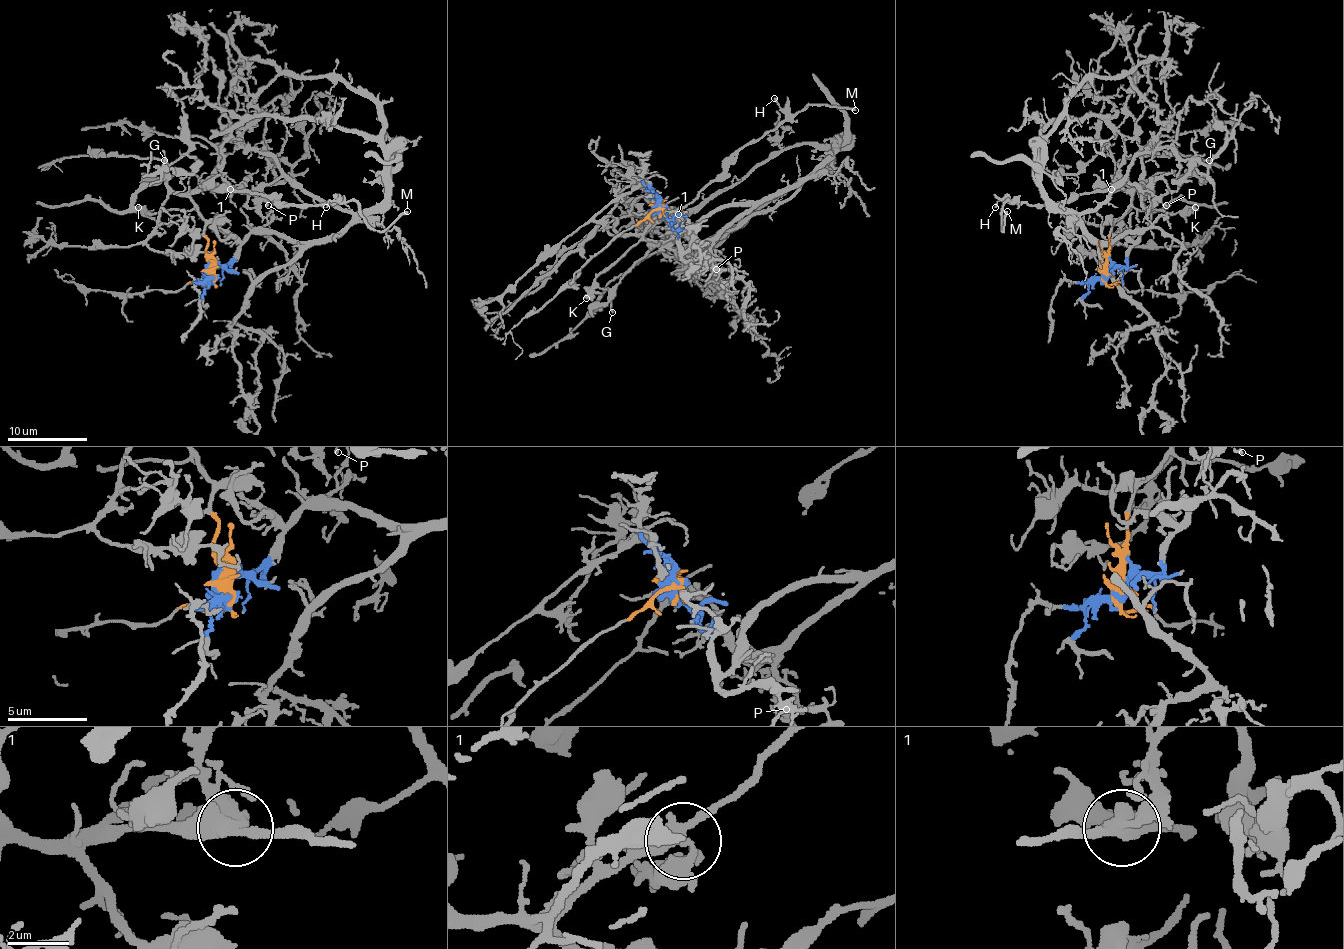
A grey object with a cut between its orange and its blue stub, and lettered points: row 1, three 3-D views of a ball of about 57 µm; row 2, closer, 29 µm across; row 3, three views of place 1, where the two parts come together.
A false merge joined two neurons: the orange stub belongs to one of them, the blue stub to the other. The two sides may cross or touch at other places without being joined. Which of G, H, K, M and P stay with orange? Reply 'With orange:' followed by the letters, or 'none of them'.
With orange: G, H, K, M, P

